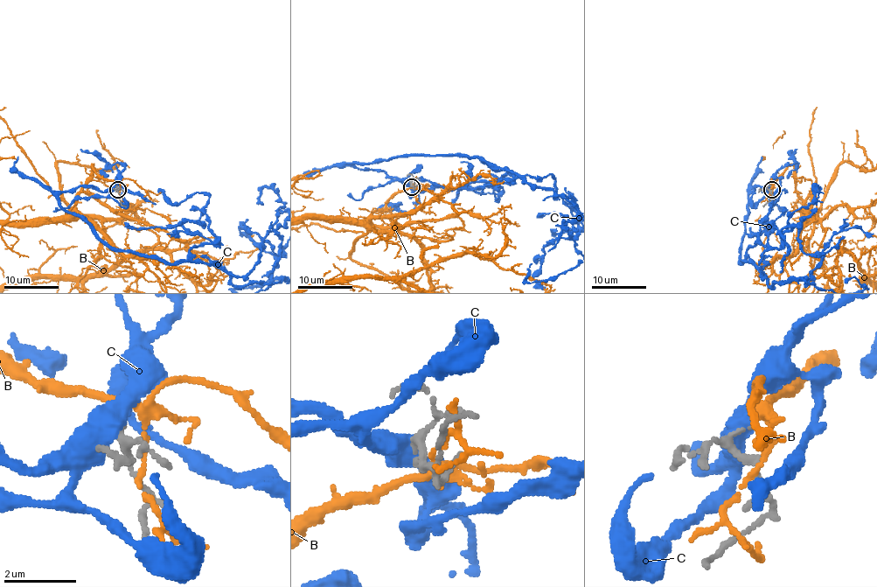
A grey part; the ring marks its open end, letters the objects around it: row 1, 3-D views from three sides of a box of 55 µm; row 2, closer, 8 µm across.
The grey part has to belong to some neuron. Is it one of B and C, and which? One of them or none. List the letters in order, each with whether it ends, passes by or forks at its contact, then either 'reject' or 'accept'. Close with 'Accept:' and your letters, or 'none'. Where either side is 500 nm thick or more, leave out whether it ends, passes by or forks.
B: it passes by | reject
C: reject
Accept: none

